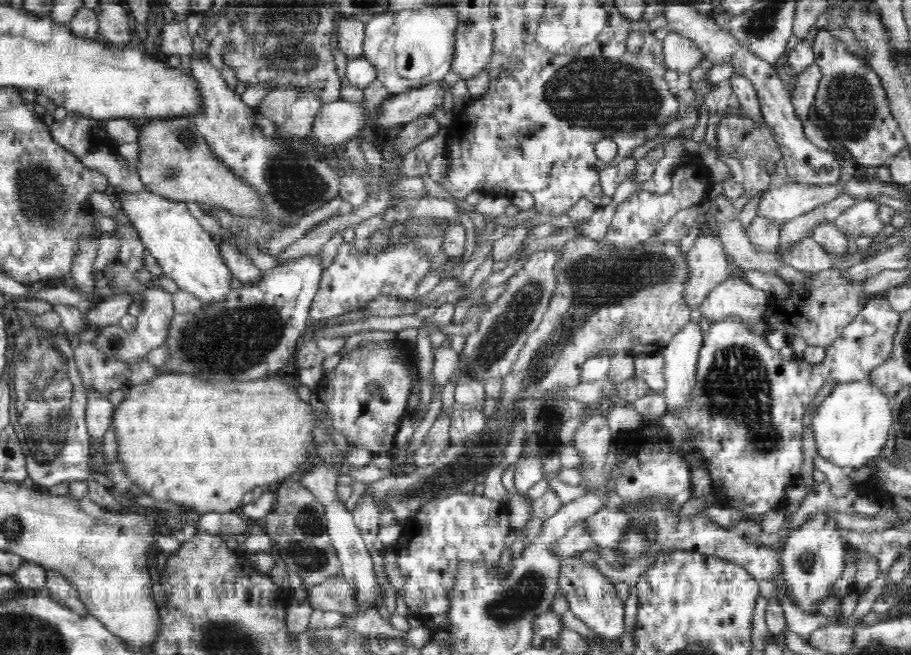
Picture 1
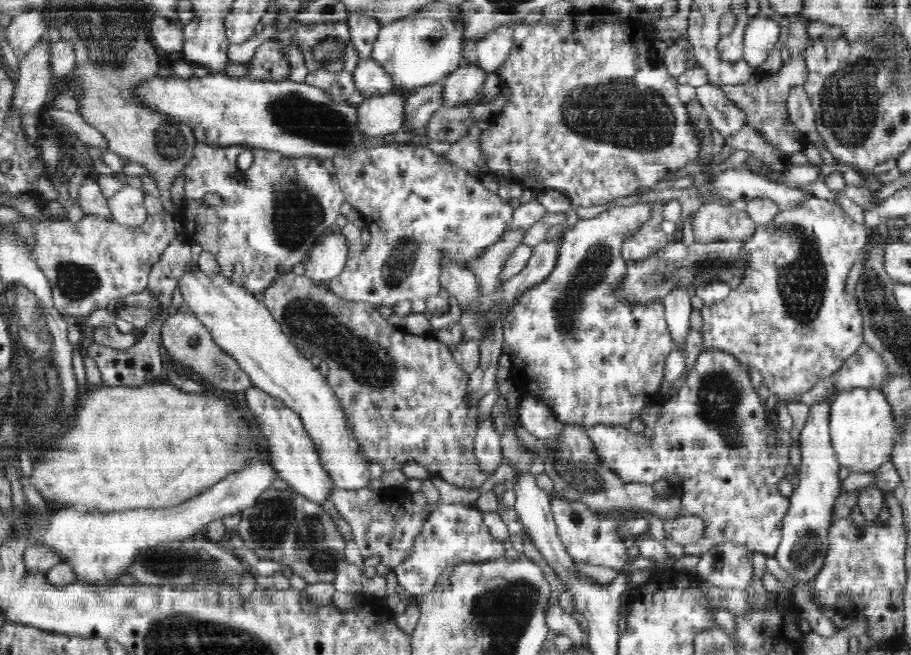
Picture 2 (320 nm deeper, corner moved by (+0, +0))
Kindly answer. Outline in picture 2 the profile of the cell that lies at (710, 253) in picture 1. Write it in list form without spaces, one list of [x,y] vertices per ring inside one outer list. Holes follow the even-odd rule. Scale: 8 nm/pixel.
[[[704,202],[693,216],[694,240],[702,244],[744,240],[754,234],[757,228],[746,211],[722,203]]]

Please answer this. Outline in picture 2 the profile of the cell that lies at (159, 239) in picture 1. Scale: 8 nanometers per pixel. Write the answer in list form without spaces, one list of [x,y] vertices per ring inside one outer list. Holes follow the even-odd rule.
[[[184,268],[184,276],[180,276],[180,282],[178,282],[178,287],[182,290],[184,309],[194,313],[210,331],[217,346],[235,358],[240,369],[251,378],[254,387],[260,388],[270,396],[279,398],[288,408],[299,414],[304,428],[314,440],[315,448],[318,448],[319,460],[322,460],[326,471],[331,473],[335,487],[348,490],[368,487],[371,480],[368,469],[370,460],[368,463],[362,458],[363,452],[360,450],[360,443],[356,442],[356,435],[352,435],[352,431],[348,430],[348,419],[344,418],[344,409],[340,407],[340,399],[336,399],[332,387],[320,374],[316,361],[307,360],[304,355],[299,353],[299,348],[290,342],[272,313],[266,310],[267,306],[262,301],[258,301],[243,285],[236,284],[227,276],[212,275],[210,278],[198,270],[194,270],[194,272],[196,274],[192,274],[190,270],[185,272]]]

